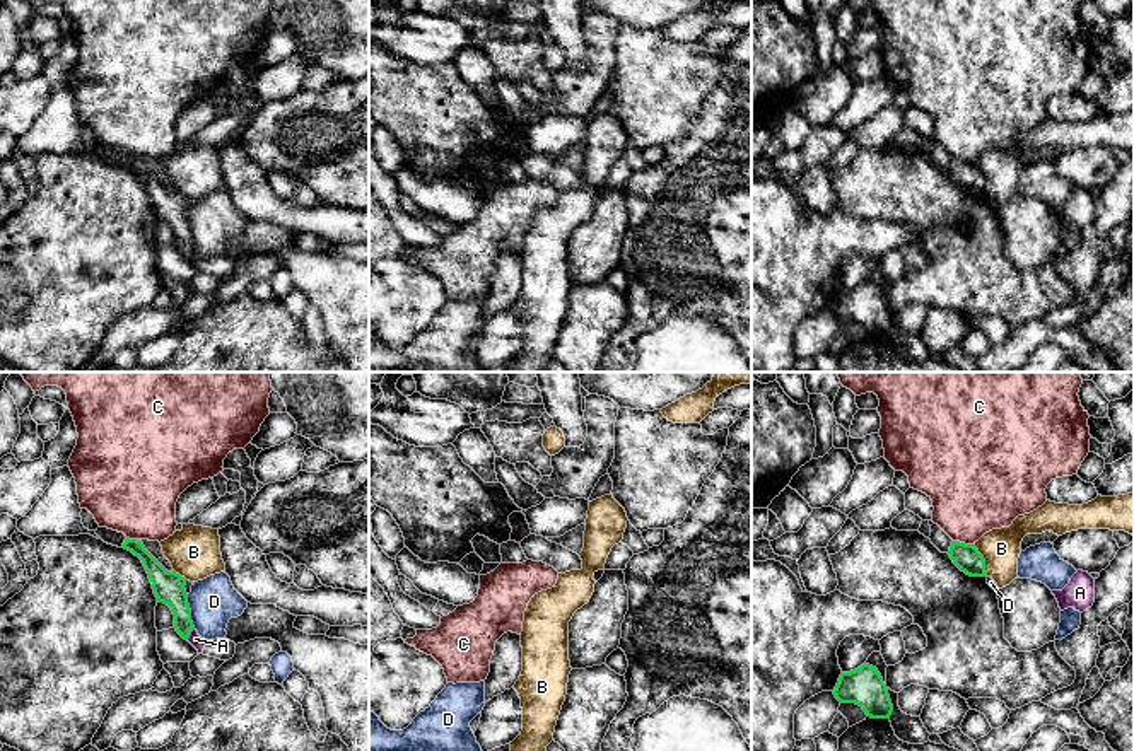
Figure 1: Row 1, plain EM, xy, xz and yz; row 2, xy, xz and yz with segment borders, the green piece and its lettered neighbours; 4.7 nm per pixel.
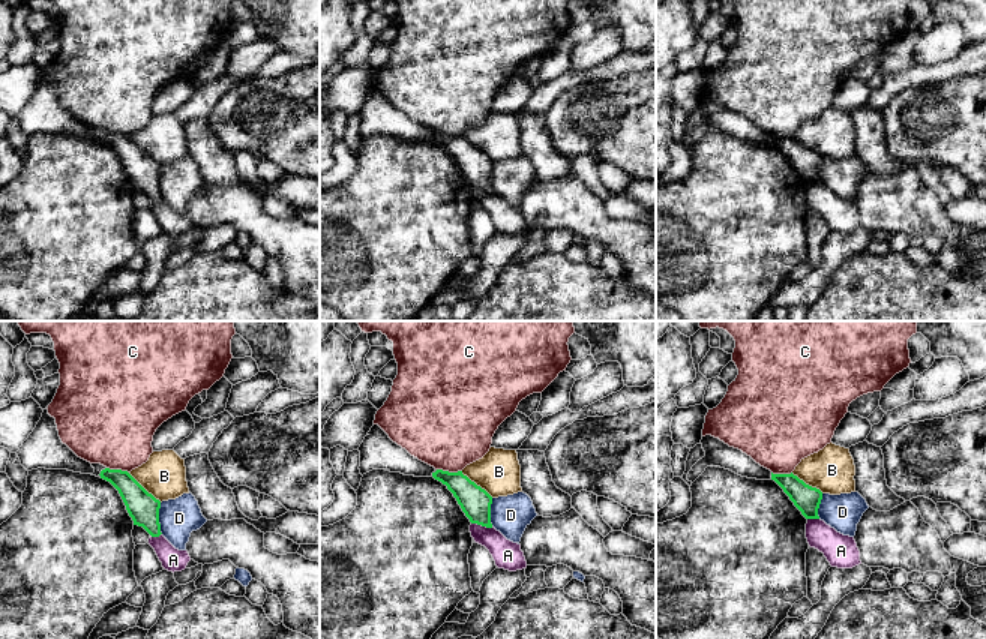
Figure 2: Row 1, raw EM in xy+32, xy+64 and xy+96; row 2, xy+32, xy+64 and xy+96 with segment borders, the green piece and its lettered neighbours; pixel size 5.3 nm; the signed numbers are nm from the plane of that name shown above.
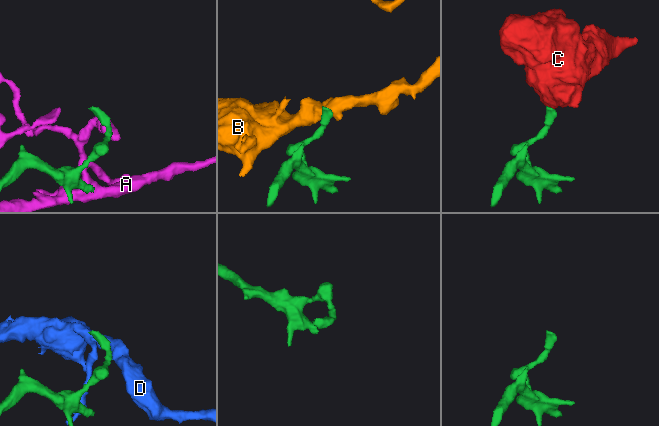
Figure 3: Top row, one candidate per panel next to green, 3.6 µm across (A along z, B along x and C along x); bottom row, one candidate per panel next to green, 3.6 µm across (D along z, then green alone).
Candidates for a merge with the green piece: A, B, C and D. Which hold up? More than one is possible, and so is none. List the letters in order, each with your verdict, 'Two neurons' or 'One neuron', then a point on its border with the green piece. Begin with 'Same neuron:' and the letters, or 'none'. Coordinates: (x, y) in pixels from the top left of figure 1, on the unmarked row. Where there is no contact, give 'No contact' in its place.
Same neuron: none
A: Two neurons. Touches green at xy (190, 251)
B: Two neurons. Touches green at yz (984, 178)
C: Two neurons. Touches green at yz (964, 161)
D: Two neurons. Touches green at xy (190, 229)

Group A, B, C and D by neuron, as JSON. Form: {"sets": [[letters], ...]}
{"sets": [["A"], ["B"], ["C"], ["D"]]}

